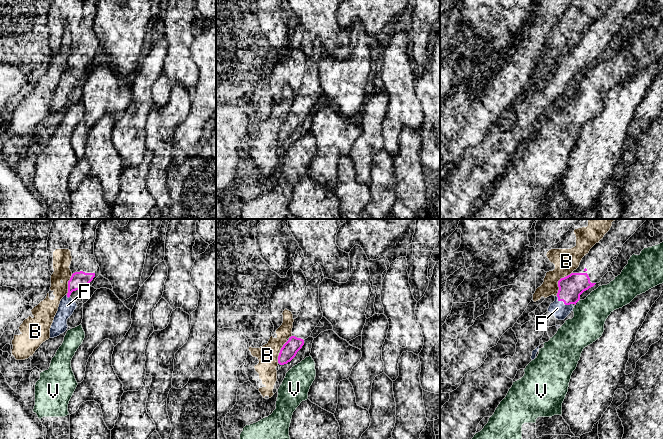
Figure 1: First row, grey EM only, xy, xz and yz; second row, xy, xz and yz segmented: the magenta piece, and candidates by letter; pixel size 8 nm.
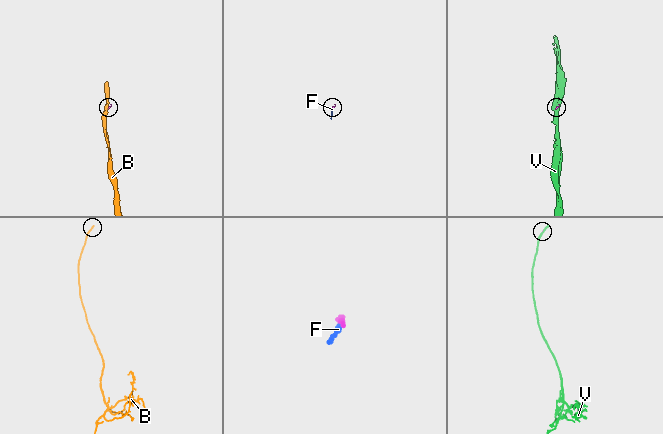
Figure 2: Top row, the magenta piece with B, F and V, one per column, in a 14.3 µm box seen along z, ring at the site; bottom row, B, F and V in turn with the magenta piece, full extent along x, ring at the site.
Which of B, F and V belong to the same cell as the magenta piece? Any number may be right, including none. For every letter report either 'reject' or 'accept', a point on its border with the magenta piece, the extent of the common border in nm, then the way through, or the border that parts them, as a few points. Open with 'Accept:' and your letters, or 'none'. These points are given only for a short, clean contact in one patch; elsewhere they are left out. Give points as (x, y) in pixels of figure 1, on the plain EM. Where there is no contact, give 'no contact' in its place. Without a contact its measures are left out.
Accept: F
B: reject | yz (558, 57) | 240 nm | along yz (572, 48), (558, 57), (558, 68), (556, 71)
F: accept | yz (563, 77) | 140 nm
V: reject | yz (577, 77) | 70 nm | along yz (579, 75), (575, 81)

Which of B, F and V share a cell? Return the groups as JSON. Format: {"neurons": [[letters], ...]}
{"neurons": [["B"], ["F"], ["V"]]}

